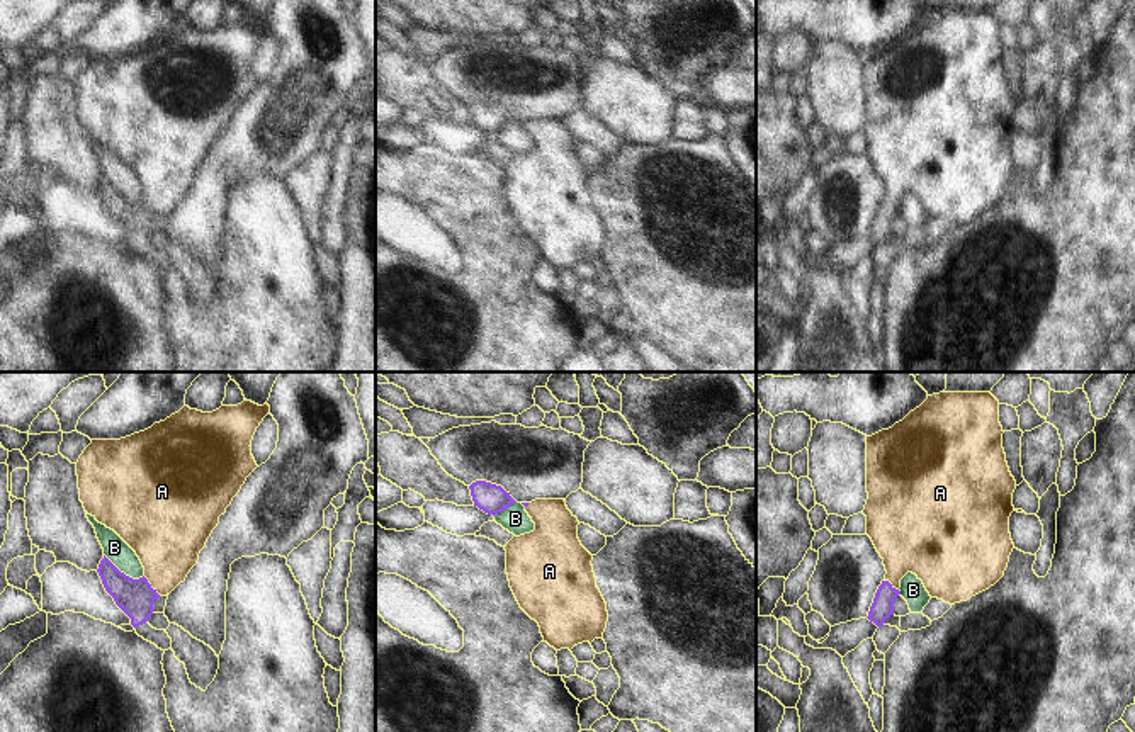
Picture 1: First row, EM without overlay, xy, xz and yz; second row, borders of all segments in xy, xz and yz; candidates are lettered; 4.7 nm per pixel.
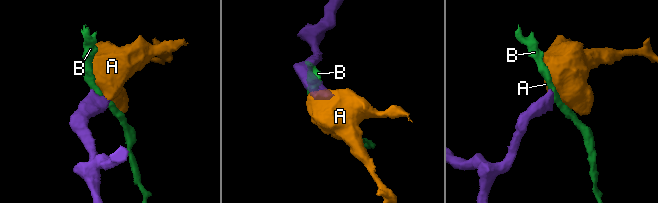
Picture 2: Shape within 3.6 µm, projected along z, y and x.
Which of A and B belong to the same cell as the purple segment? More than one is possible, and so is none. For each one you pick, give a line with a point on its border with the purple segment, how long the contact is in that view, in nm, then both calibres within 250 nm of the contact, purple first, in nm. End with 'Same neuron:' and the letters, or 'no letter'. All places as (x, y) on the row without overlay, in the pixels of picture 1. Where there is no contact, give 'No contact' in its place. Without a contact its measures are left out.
A: Touches purple at xy (150, 206). Shared border 130 nm. Thickness 180 nm (purple) against 340 nm
Same neuron: A.

